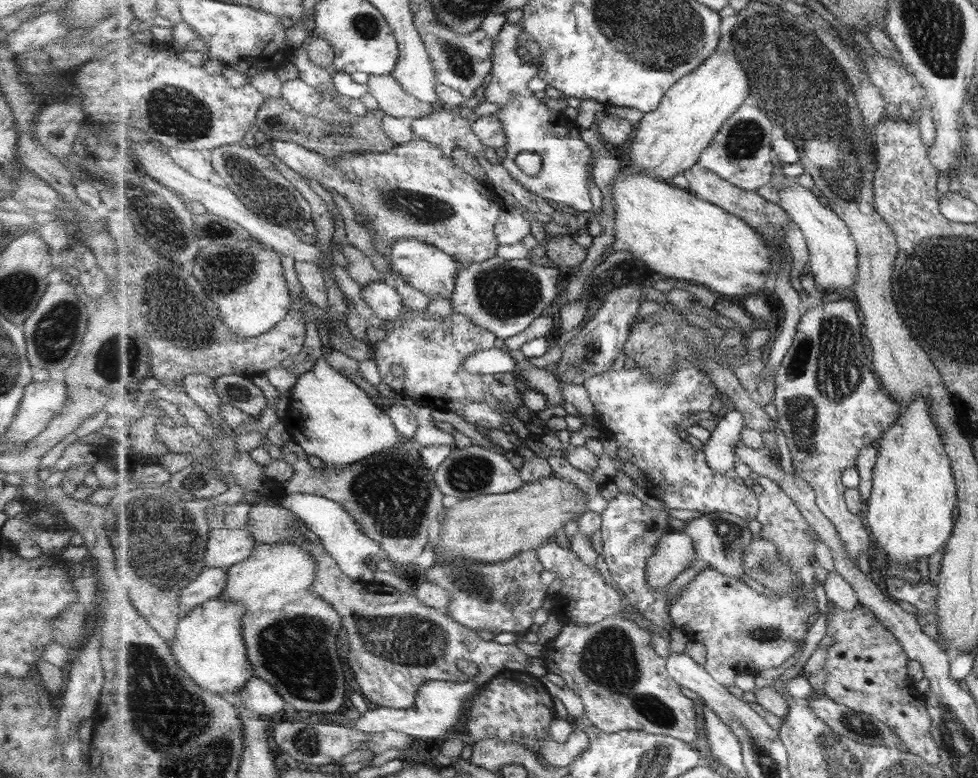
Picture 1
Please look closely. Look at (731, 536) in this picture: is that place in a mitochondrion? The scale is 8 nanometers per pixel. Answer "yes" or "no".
yes

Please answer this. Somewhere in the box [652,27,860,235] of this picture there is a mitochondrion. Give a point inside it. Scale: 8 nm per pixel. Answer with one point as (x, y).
(743, 141)

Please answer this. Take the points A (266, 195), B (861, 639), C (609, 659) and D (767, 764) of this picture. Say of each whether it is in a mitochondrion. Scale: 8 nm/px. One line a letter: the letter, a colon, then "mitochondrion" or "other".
A: mitochondrion
B: other
C: mitochondrion
D: mitochondrion

